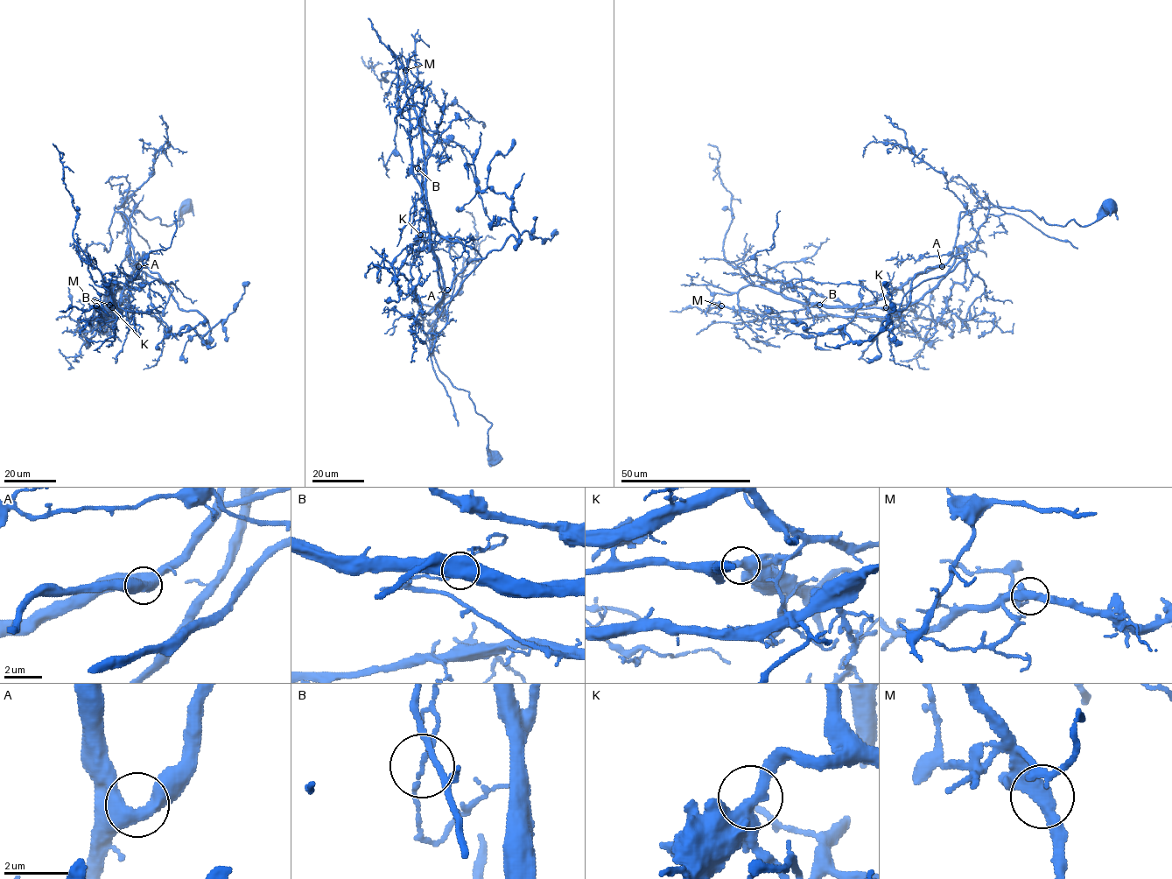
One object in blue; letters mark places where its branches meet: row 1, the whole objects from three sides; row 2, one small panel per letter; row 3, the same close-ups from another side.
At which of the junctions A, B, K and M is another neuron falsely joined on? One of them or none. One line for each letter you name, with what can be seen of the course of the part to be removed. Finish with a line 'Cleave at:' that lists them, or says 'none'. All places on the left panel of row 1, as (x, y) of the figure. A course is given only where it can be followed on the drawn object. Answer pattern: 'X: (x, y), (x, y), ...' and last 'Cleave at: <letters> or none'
B: (109, 305), (121, 316), (129, 302), (129, 247), (172, 291), (161, 311), (117, 309), (117, 282)
Cleave at: B

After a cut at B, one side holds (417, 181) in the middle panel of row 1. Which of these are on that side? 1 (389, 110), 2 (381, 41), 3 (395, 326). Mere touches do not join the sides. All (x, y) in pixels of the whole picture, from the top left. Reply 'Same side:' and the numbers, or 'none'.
Same side: 1, 2

